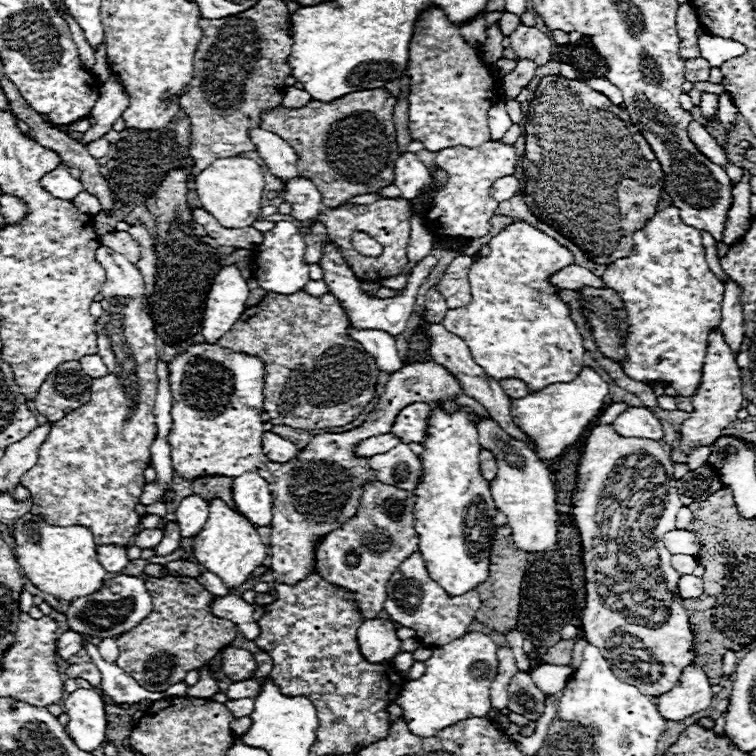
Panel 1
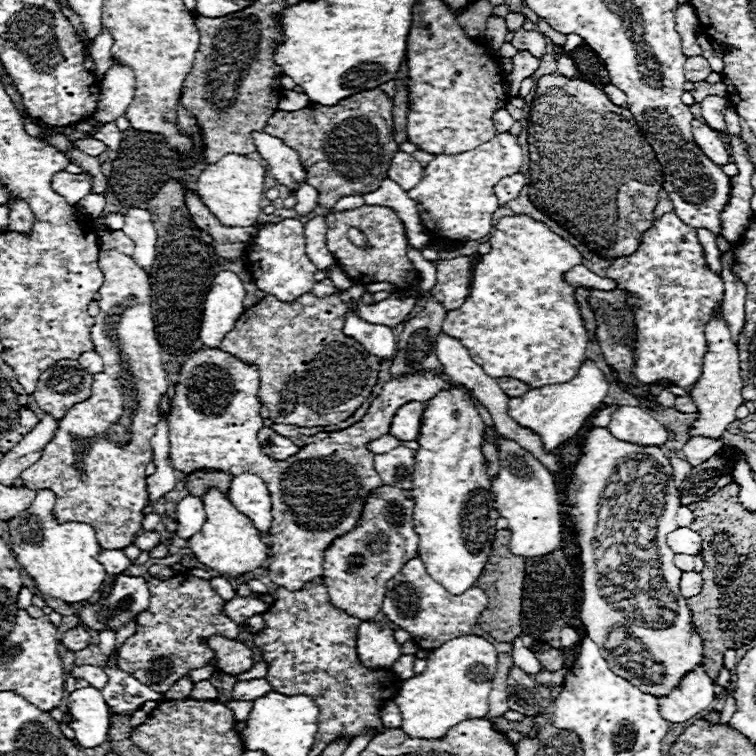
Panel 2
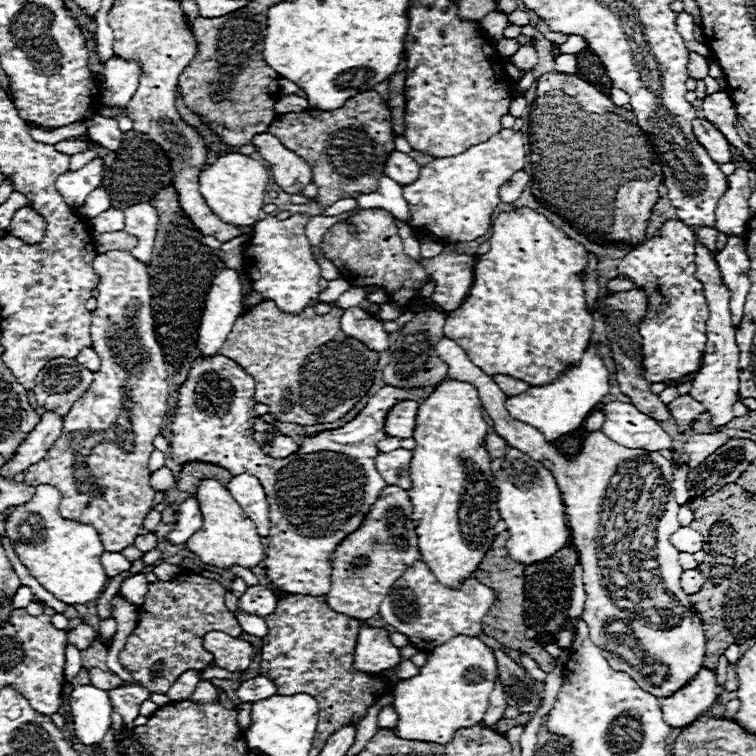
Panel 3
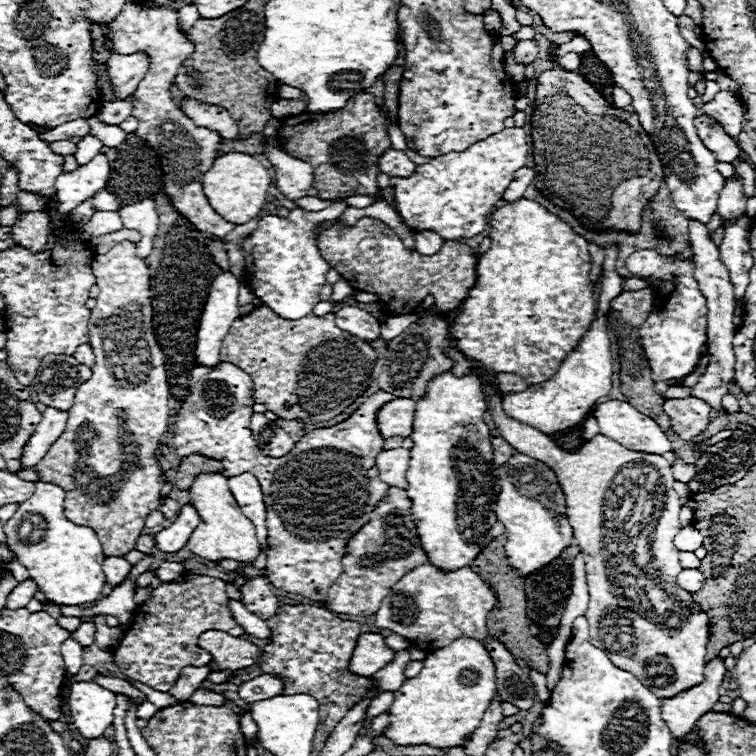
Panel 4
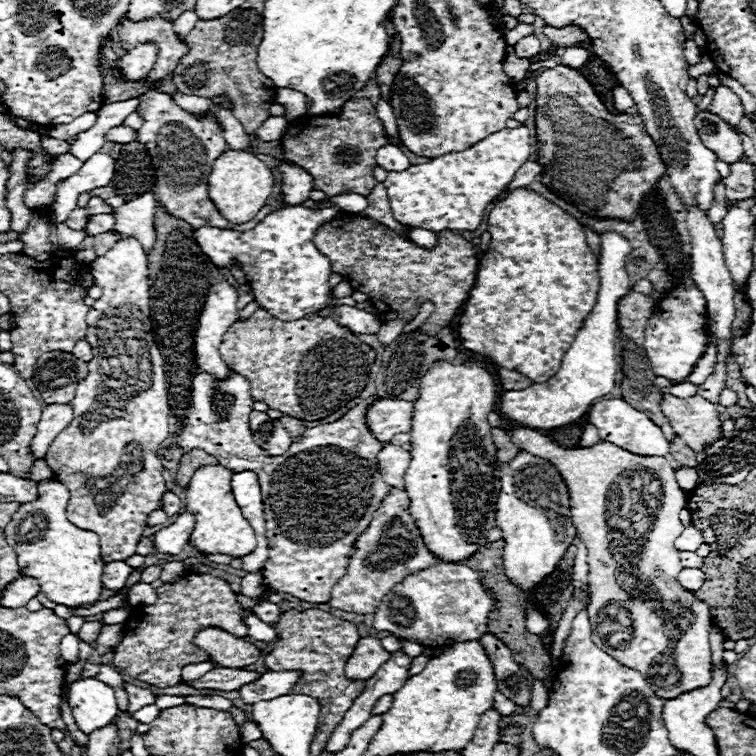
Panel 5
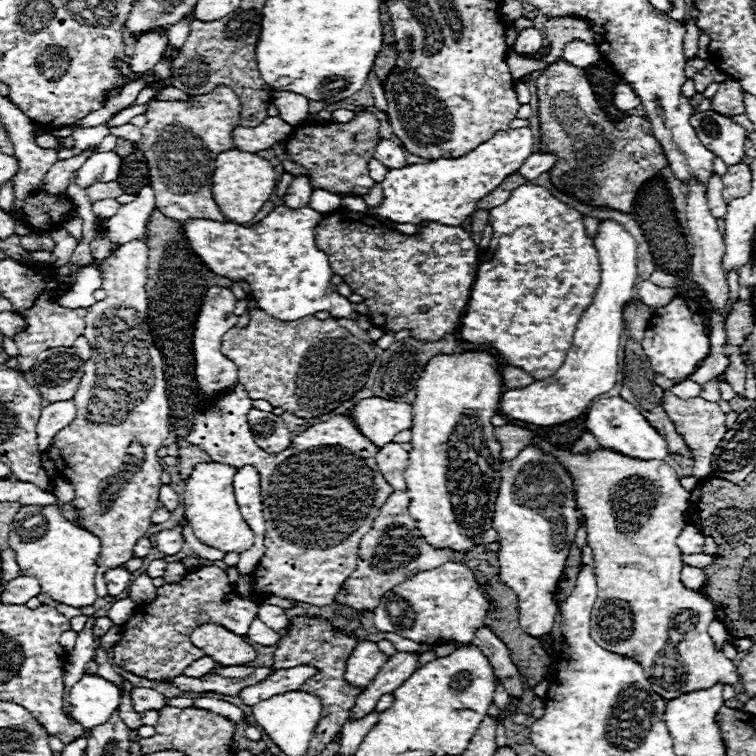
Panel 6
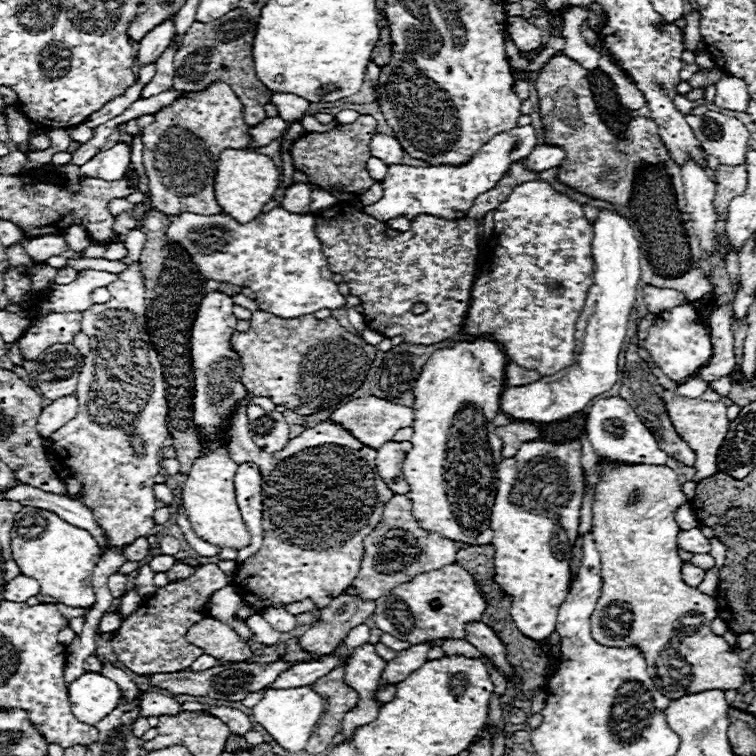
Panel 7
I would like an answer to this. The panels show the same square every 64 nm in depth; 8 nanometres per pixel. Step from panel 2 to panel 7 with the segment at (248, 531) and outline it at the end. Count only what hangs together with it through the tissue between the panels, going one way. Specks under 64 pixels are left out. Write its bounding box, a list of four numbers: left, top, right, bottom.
[182,444,252,550]

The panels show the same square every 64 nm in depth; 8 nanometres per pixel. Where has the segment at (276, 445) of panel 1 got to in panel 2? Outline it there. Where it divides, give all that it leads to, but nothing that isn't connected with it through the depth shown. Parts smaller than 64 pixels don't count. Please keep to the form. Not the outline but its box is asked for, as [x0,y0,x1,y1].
[258,428,300,460]

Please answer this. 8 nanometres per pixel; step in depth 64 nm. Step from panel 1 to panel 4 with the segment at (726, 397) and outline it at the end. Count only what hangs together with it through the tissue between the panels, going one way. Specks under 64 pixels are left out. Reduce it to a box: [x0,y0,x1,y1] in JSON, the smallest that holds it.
[688,222,736,412]

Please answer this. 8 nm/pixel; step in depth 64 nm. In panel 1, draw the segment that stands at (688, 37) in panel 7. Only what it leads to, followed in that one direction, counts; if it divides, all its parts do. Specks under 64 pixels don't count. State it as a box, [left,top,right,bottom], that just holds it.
[686,58,710,82]

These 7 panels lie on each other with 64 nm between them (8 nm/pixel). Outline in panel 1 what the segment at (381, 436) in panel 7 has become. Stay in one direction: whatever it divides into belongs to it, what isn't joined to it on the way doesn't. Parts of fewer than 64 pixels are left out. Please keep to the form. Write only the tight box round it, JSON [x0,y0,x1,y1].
[392,402,432,444]

